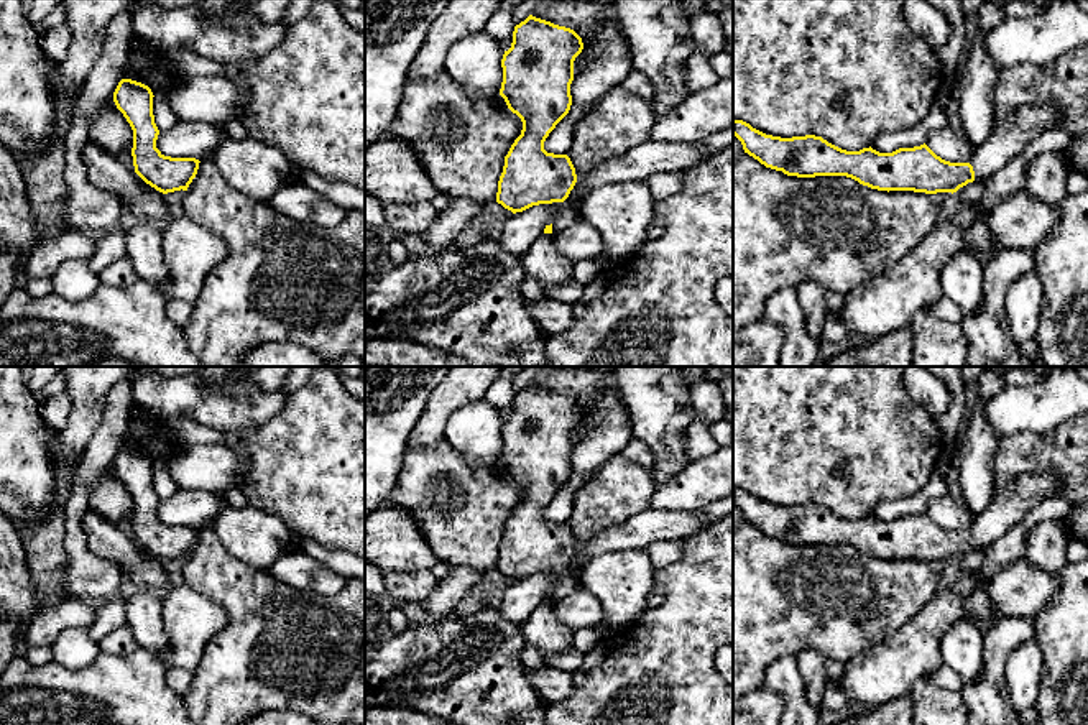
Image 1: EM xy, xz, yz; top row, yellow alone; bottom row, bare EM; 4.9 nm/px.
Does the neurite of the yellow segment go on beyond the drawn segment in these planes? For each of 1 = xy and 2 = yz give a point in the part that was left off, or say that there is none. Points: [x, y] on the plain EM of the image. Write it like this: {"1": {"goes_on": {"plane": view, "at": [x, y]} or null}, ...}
{"1": {"goes_on": null}, "2": {"goes_on": {"plane": "yz", "at": [1008, 508]}}}

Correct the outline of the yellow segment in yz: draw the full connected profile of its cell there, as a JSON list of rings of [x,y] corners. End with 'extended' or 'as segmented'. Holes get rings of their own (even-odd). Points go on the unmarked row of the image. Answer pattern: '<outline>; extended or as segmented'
[[[1024,473],[1007,485],[976,518],[968,531],[950,531],[925,511],[879,521],[863,516],[841,518],[822,505],[781,506],[766,503],[743,488],[733,488],[733,503],[745,521],[766,536],[787,544],[846,544],[878,559],[914,559],[925,562],[957,561],[975,546],[988,547],[1024,521],[1029,511],[1053,496],[1063,480],[1053,475]]]; extended

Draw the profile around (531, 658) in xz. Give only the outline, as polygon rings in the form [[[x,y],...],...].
[[[526,644],[526,648],[521,653],[521,663],[526,669],[539,669],[544,666],[544,656],[541,651],[531,644]]]

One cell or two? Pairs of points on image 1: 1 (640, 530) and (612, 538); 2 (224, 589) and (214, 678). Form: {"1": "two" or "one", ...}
{"1": "one", "2": "one"}

